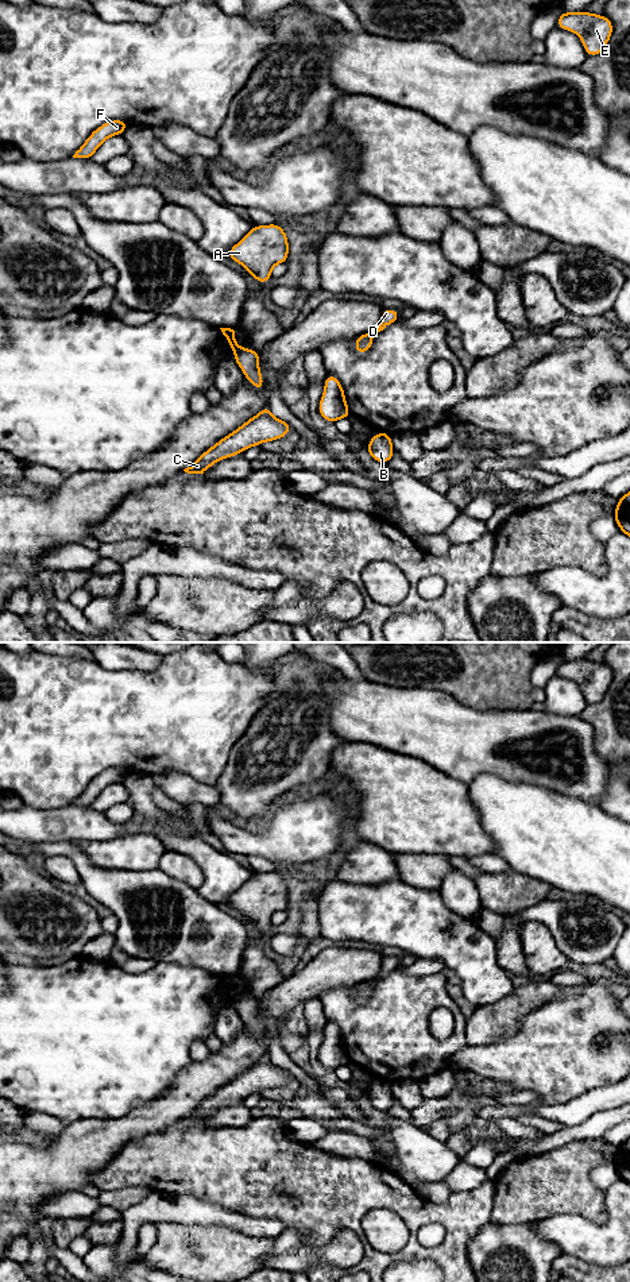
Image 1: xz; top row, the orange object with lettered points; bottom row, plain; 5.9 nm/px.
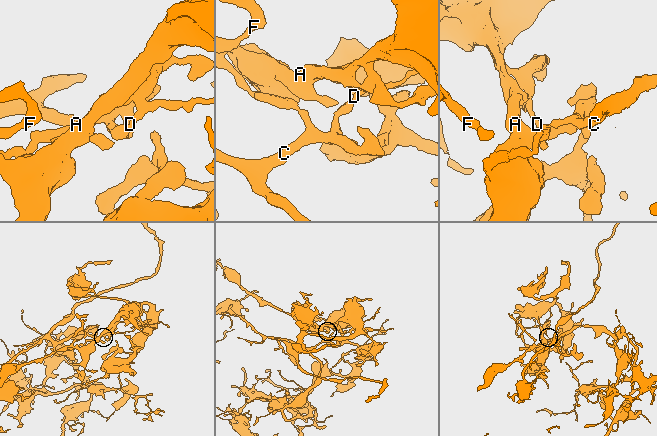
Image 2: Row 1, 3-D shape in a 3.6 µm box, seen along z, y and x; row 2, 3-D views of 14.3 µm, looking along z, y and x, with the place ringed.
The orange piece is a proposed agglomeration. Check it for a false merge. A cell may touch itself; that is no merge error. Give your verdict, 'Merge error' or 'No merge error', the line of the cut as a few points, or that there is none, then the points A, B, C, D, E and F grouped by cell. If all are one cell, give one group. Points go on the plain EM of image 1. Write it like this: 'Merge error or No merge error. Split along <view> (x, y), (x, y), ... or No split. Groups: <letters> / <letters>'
Merge error. Split along xz (239, 995), (236, 997). Groups: A E F / B C D

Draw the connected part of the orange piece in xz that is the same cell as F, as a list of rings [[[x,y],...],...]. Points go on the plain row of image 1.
[[[111,768],[94,777],[73,806],[90,807],[100,792],[113,783],[121,783],[130,773],[125,768]]]

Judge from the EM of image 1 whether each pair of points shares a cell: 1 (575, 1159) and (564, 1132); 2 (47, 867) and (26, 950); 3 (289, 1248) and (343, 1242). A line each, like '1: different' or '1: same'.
1: different
2: different
3: same

